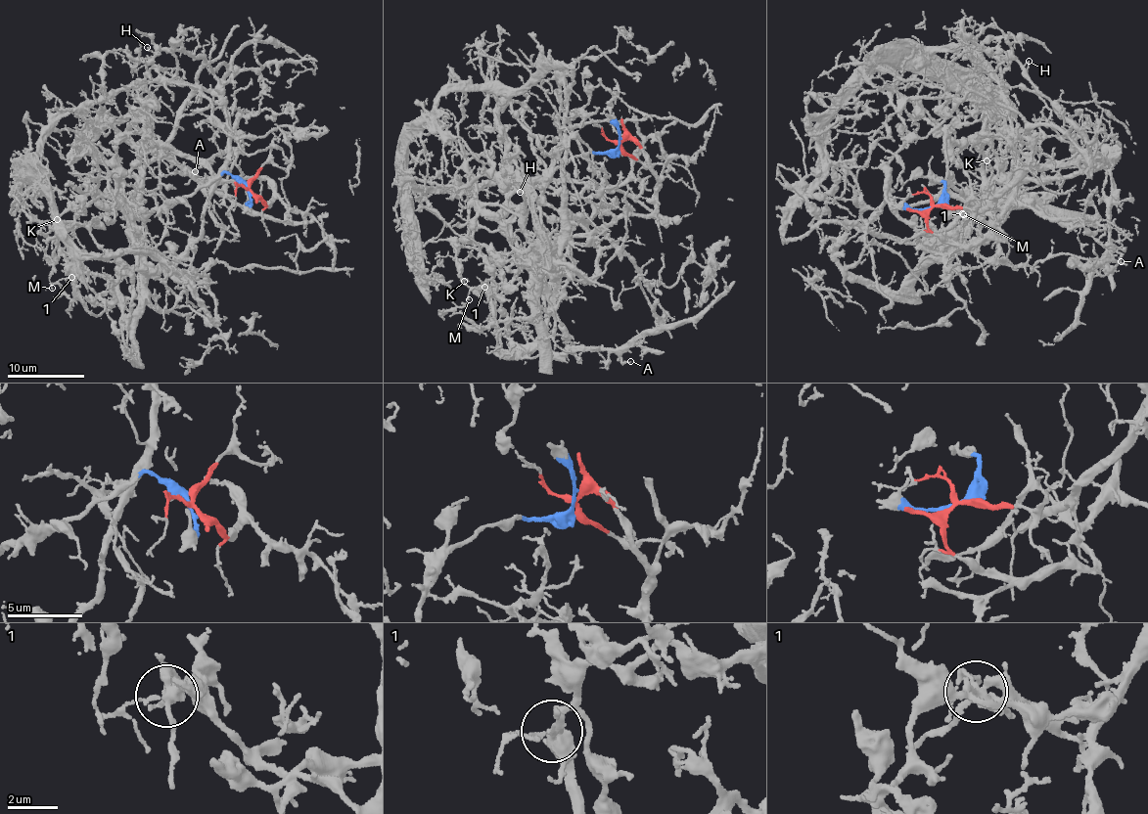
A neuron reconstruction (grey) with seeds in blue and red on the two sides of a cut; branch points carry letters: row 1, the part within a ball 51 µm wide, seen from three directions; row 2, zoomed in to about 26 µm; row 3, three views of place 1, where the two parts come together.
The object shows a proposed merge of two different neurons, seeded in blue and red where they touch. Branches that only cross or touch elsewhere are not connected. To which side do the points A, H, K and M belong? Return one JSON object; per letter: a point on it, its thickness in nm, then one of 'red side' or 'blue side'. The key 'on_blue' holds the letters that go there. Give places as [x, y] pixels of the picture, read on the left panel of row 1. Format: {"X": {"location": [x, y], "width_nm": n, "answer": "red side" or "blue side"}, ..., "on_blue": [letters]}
{"A": {"location": [195, 171], "width_nm": 120, "answer": "red side"}, "H": {"location": [147, 47], "width_nm": 120, "answer": "blue side"}, "K": {"location": [57, 219], "width_nm": 110, "answer": "blue side"}, "M": {"location": [52, 288], "width_nm": 140, "answer": "blue side"}, "on_blue": ["H", "K", "M"]}

